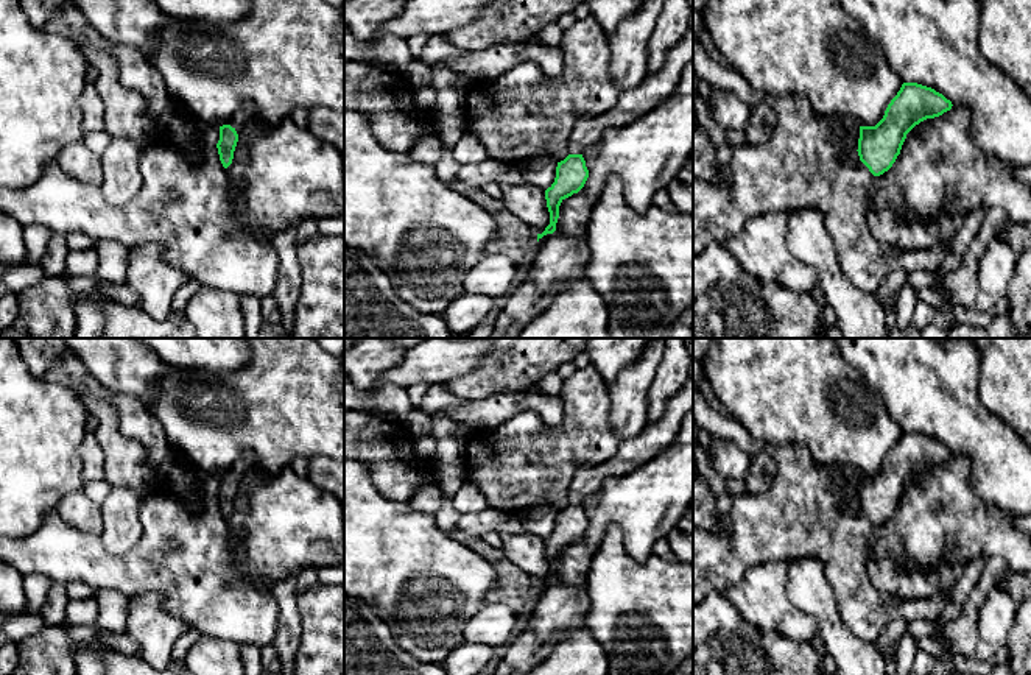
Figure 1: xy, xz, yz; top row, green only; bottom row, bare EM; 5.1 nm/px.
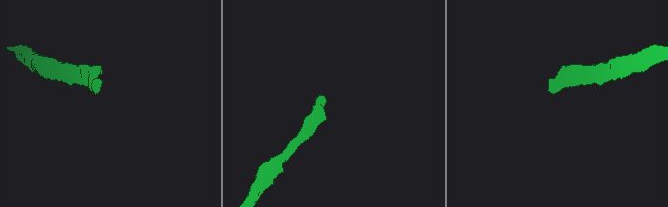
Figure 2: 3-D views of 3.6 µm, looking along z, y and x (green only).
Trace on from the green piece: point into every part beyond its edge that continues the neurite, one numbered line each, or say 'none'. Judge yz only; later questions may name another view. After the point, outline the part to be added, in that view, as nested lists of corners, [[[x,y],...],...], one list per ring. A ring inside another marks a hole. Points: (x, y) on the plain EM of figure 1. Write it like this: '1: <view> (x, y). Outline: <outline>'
1: yz (851, 491). Outline: [[[853,485],[846,486],[846,497],[843,499],[844,505],[852,505],[858,499],[858,489]]]

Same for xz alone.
1: xz (656, 435). Outline: [[[693,360],[685,385],[668,401],[663,415],[657,421],[645,424],[642,432],[620,441],[612,458],[601,465],[579,468],[570,482],[570,504],[582,504],[586,497],[601,493],[607,479],[632,472],[649,460],[659,457],[679,435],[684,419],[693,412]]]

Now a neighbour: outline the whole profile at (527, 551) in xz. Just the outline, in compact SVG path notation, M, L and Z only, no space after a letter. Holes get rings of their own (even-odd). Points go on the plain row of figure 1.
M503 533L501 550L505 560L531 575L536 583L542 583L550 574L545 539L533 533Z

